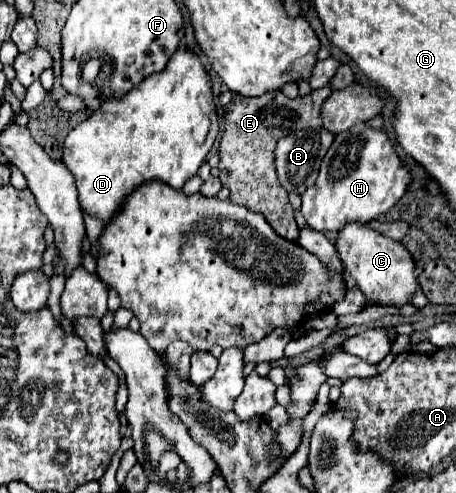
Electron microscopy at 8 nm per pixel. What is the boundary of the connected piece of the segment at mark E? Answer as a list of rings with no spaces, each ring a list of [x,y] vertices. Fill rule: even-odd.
[[[322,87],[312,91],[310,95],[290,99],[282,91],[268,91],[260,97],[244,97],[240,93],[226,93],[230,99],[224,101],[224,133],[220,139],[220,181],[224,187],[230,189],[230,201],[236,205],[242,205],[254,213],[262,213],[266,221],[272,225],[272,229],[290,241],[296,241],[296,219],[294,219],[294,209],[288,203],[288,193],[286,189],[278,183],[276,179],[276,167],[274,167],[274,145],[280,137],[286,137],[298,129],[308,129],[308,127],[320,127],[320,105],[324,103],[328,91],[332,87]]]

